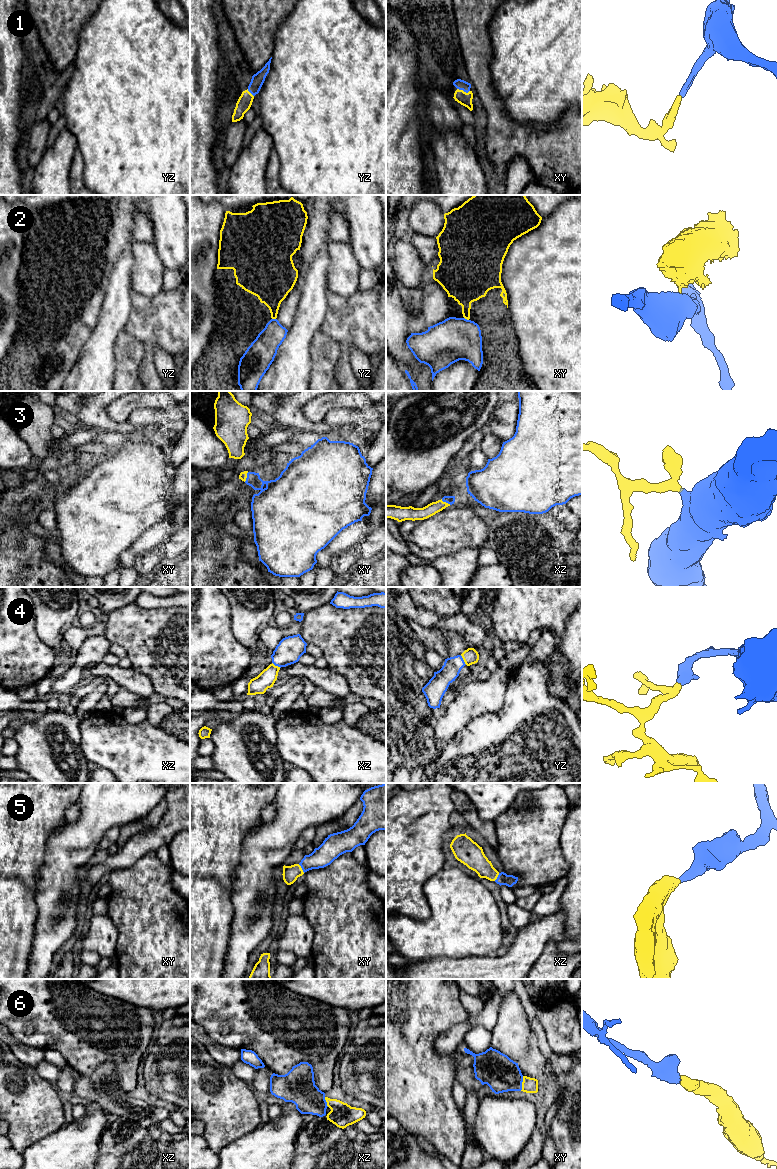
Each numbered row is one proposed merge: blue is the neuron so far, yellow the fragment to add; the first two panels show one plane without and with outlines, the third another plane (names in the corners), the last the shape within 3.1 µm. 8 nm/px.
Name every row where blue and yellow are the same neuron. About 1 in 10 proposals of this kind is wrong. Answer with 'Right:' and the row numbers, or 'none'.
Right: 1, 3, 4, 5, 6

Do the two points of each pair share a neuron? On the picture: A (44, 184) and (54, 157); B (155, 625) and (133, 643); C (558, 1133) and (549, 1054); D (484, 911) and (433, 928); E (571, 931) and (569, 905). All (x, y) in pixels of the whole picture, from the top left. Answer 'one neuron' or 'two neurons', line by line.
A: one neuron
B: one neuron
C: one neuron
D: one neuron
E: one neuron

